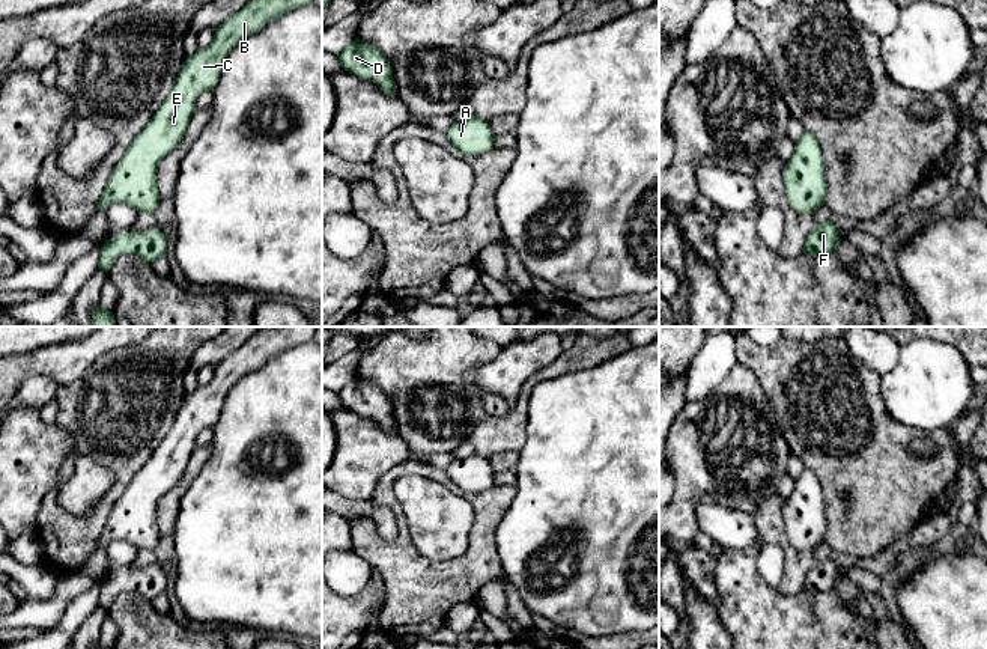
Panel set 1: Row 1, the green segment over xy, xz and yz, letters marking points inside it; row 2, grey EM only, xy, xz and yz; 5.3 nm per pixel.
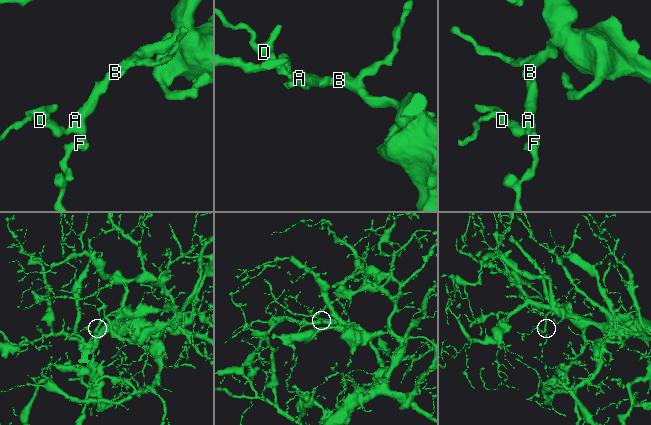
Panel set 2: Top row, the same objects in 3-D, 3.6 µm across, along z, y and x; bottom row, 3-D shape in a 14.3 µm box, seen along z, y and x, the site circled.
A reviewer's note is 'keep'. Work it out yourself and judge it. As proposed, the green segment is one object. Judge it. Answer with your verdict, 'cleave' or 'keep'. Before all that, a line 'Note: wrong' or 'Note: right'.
Note: right
keep

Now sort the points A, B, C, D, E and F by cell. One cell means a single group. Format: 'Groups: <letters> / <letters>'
Groups: A B C D E F

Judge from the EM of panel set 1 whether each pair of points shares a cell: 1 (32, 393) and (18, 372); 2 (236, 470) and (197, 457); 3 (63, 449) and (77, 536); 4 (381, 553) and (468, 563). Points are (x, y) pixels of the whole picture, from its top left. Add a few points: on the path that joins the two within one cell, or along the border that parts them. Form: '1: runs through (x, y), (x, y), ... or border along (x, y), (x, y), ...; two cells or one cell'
1: border along (59, 383), (44, 375), (29, 375), (15, 395); two cells
2: border along (212, 443), (209, 458), (188, 490); two cells
3: border along (72, 457), (63, 463), (57, 482), (48, 491); two cells
4: runs through (402, 566), (447, 568); one cell

